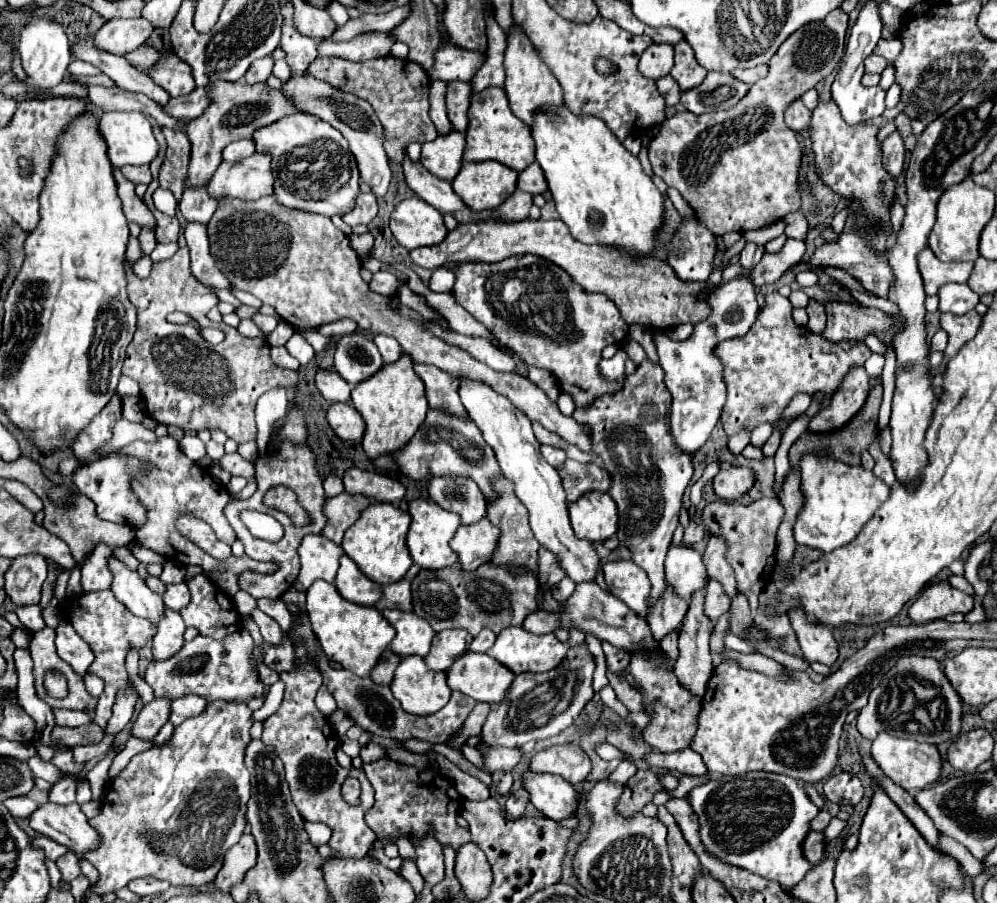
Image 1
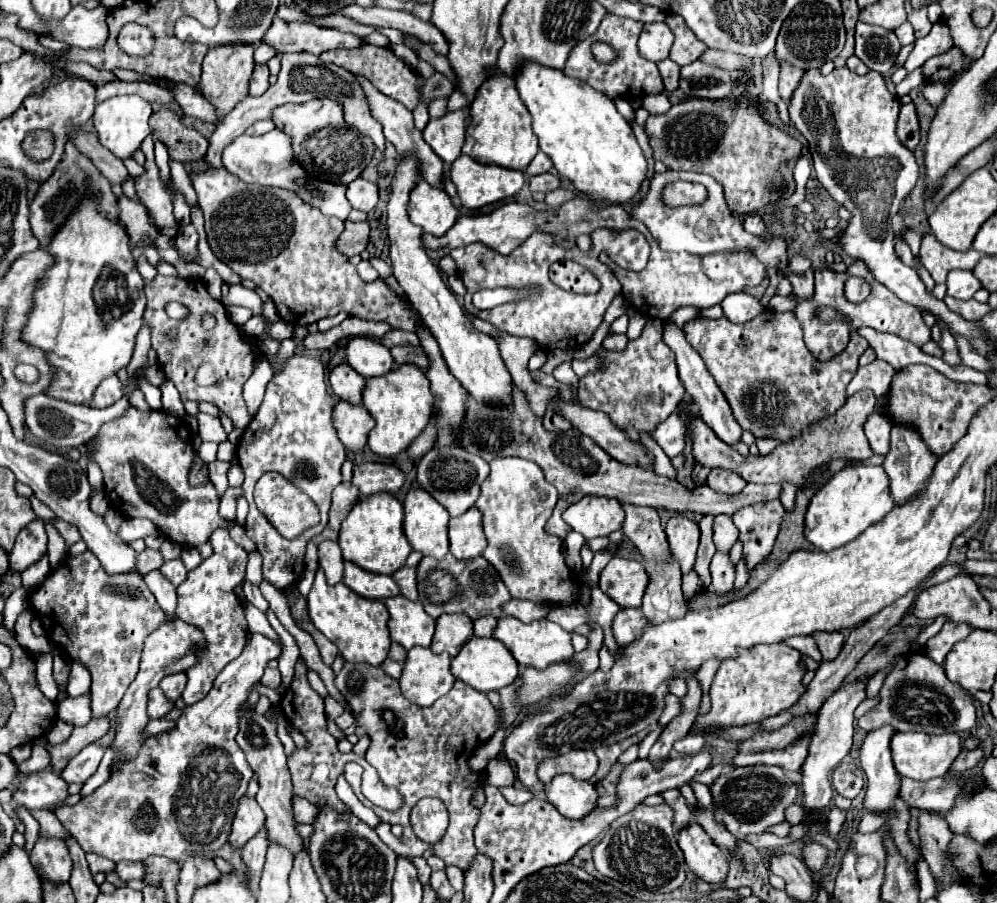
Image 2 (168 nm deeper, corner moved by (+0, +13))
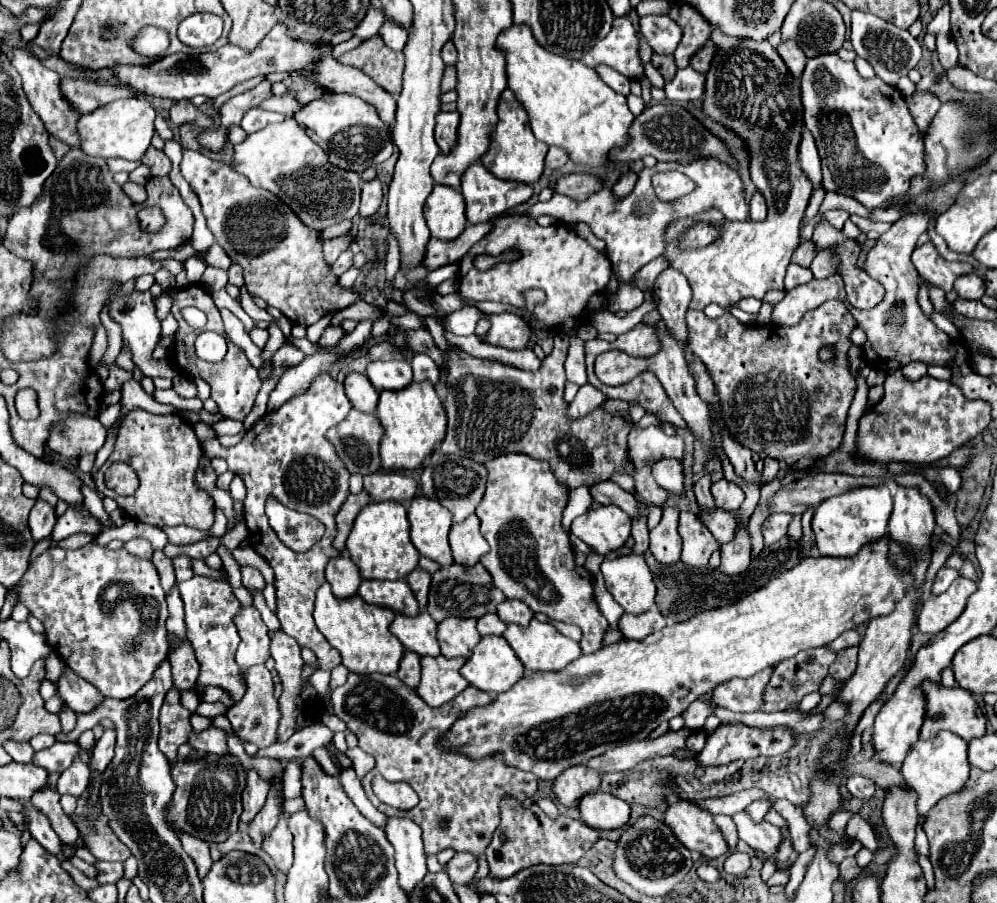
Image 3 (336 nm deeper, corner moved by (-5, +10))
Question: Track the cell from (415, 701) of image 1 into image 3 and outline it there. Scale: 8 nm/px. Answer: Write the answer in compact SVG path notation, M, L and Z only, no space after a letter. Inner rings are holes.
M422 657L422 681L418 685L418 695L430 705L440 707L452 701L460 691L464 691L470 683L460 675L460 667L466 659L446 659L438 657Z

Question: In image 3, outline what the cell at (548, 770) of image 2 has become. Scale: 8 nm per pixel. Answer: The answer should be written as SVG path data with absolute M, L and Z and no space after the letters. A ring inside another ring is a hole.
M570 767L554 781L554 793L564 807L578 807L580 799L600 789L600 775L588 767Z

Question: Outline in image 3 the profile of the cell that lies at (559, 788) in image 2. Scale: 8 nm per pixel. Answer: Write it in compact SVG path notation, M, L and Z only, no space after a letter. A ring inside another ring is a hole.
M590 793L580 801L580 815L594 829L620 829L630 821L630 805L610 793Z

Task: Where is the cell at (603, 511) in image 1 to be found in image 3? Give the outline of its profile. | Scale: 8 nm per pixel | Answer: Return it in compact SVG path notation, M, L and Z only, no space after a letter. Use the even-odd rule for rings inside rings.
M596 505L572 521L572 533L598 555L608 555L624 547L630 537L632 519L616 505Z

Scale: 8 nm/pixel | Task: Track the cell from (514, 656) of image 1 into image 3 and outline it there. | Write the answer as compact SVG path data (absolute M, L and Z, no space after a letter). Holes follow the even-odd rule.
M532 619L528 627L508 625L502 637L514 649L514 653L522 661L522 665L526 669L530 669L530 671L558 671L558 669L566 667L570 661L574 661L574 659L578 659L582 655L580 645L576 641L568 639L566 635L562 635L550 623L540 623L536 619Z

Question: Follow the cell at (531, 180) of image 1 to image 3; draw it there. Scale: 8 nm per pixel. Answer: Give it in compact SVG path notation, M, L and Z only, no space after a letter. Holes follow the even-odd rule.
M550 147L548 155L546 155L546 167L560 169L566 161L568 161L568 153L566 151L560 151L560 147Z

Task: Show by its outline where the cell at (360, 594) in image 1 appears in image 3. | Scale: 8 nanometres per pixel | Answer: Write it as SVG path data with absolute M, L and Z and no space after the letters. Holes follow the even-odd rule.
M362 581L358 595L372 605L394 609L400 615L418 615L418 603L406 581Z

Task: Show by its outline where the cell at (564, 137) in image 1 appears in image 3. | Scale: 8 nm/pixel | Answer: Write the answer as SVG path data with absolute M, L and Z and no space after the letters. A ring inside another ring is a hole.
M512 23L508 31L498 35L496 47L506 55L508 89L528 113L528 123L536 139L566 149L574 163L586 165L608 163L606 153L628 143L628 127L634 115L626 105L626 97L612 91L594 69L578 59L568 59L544 49L528 25Z

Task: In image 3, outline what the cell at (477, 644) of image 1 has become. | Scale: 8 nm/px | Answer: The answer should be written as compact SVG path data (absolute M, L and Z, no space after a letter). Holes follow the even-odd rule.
M488 613L484 617L478 619L478 631L480 635L502 635L504 633L504 623L500 621L500 617L496 613Z

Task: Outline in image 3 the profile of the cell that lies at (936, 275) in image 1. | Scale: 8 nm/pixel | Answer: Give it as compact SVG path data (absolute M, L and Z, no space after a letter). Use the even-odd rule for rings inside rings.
M924 243L924 245L916 247L912 253L912 263L924 281L928 281L930 285L940 287L944 291L950 291L954 281L960 275L966 275L972 271L972 265L968 265L968 263L958 263L958 261L950 263L950 261L942 259L932 243Z

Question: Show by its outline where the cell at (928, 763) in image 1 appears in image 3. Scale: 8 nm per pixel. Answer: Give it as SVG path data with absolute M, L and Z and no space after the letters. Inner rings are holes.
M942 731L936 739L928 739L928 741L920 739L912 745L912 753L906 755L900 773L904 775L904 781L918 793L920 815L926 815L932 809L932 805L936 805L942 797L948 797L964 789L970 773L966 749L968 743L958 735L952 735L950 731Z

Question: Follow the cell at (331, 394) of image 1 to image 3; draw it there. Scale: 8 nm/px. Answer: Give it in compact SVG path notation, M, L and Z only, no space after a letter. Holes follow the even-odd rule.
M350 373L344 379L344 387L346 387L346 395L348 395L354 409L358 409L362 413L374 413L376 411L378 393L372 387L372 383L368 383L366 375Z

